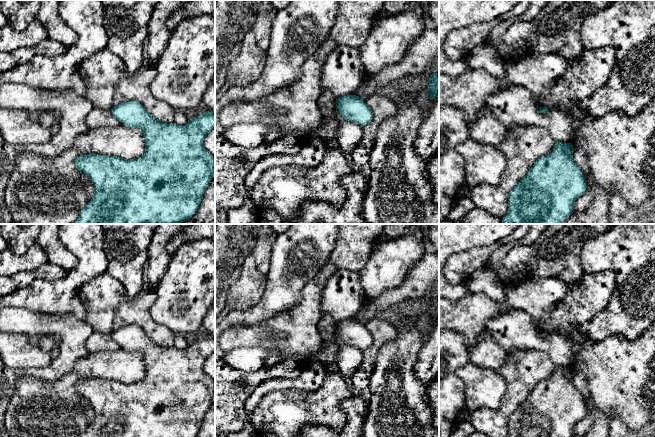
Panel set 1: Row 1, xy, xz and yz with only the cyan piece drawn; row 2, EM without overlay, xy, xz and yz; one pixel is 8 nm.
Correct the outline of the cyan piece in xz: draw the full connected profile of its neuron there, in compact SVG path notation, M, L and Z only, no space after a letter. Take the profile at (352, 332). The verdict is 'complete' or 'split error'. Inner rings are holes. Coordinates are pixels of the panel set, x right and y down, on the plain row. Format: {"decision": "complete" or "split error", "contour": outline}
{"decision": "complete", "contour": "M346 319L336 325L336 332L339 333L343 344L351 345L364 351L373 343L371 332L364 326L364 323L356 319Z"}

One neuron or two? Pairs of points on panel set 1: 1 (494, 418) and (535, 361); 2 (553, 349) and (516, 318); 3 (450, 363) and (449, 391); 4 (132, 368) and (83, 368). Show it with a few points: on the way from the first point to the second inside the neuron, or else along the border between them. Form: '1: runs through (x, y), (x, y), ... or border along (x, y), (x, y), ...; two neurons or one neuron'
1: runs through (508, 405), (516, 394), (520, 381), (525, 375); one neuron
2: runs through (543, 344), (539, 343), (524, 328); one neuron
3: runs through (449, 370), (449, 384); one neuron
4: runs through (120, 367), (95, 367); one neuron

